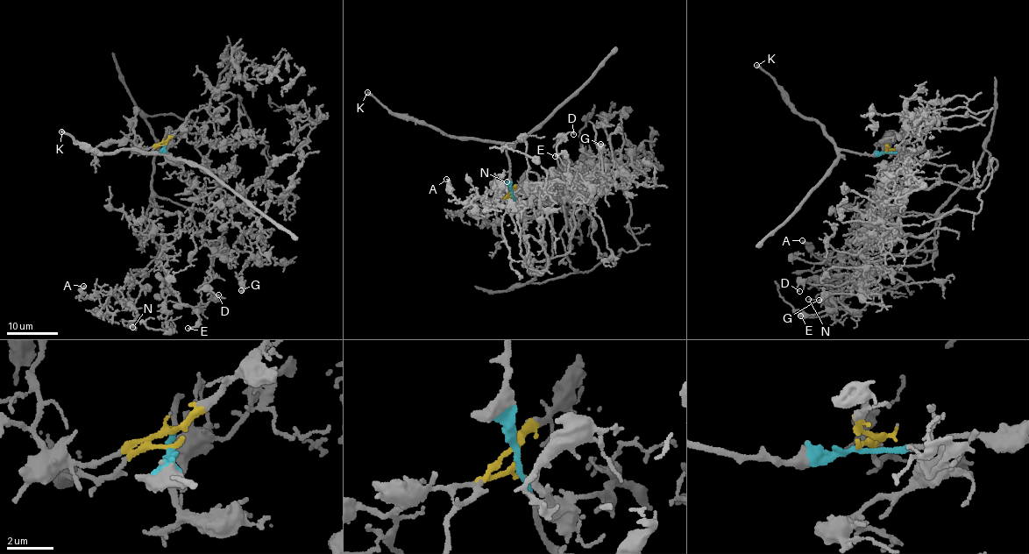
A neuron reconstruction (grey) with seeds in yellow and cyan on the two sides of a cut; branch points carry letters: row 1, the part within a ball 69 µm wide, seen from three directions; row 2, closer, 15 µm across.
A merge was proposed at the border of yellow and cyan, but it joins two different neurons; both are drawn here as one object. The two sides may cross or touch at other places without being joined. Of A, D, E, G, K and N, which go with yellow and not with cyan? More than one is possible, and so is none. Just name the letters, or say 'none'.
A, D, E, G, N

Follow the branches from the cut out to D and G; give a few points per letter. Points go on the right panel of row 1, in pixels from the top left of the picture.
D: (886, 152), (900, 136), (919, 160), (968, 174), (937, 236), (858, 281), (799, 290)
G: (886, 152), (897, 135), (919, 160), (968, 175), (939, 211), (934, 238), (879, 260), (864, 291), (819, 300)

